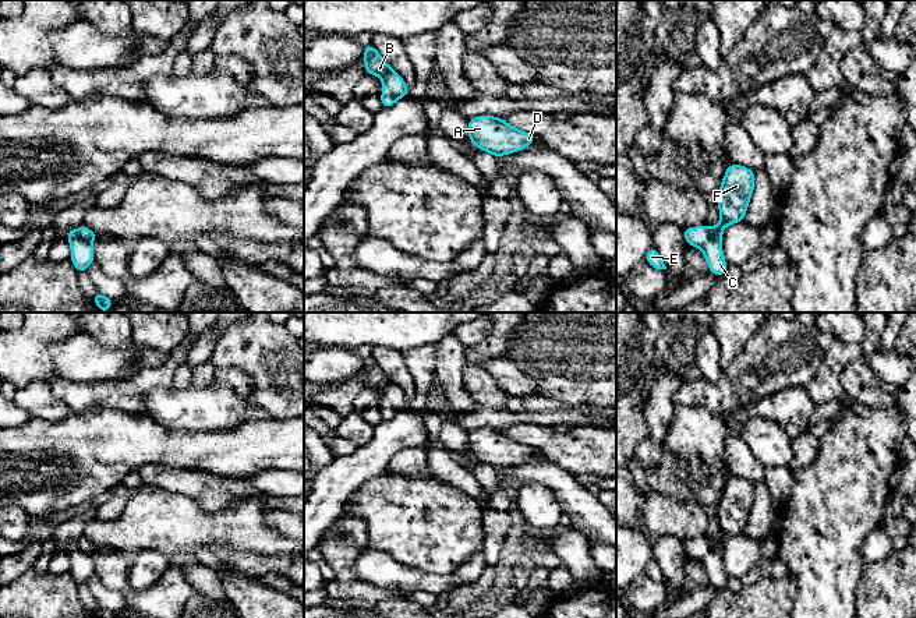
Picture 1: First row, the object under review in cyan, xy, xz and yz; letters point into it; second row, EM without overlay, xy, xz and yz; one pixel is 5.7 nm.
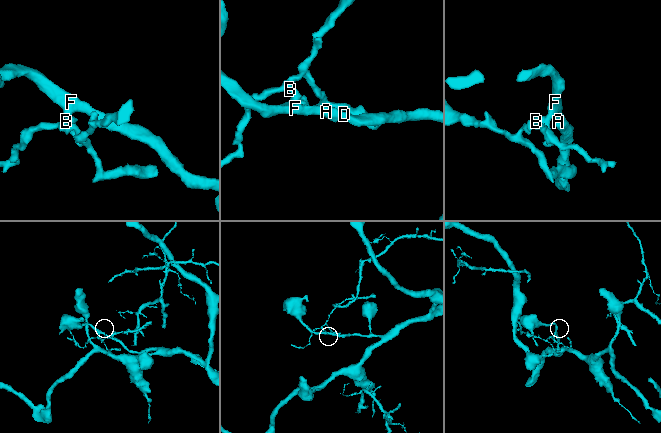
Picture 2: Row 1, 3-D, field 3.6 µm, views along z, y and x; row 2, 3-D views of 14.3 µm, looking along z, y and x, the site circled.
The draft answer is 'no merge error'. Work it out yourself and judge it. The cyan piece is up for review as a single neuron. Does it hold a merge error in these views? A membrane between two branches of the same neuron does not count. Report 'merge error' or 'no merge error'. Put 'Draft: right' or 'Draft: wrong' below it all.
merge error
Draft: wrong

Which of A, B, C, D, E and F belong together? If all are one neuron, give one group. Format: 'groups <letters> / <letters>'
groups A C D F / B E

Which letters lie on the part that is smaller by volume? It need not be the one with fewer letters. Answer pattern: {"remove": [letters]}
{"remove": ["B", "E"]}

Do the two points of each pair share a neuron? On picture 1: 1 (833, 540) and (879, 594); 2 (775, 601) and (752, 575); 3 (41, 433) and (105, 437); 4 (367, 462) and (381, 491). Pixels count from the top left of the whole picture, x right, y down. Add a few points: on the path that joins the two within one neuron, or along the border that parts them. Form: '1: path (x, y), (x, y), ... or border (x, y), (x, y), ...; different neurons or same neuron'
1: border (865, 564), (855, 603); different neurons
2: border (760, 578), (743, 586); different neurons
3: path (56, 437), (89, 437); same neuron
4: border (386, 473), (370, 477), (349, 497); different neurons

